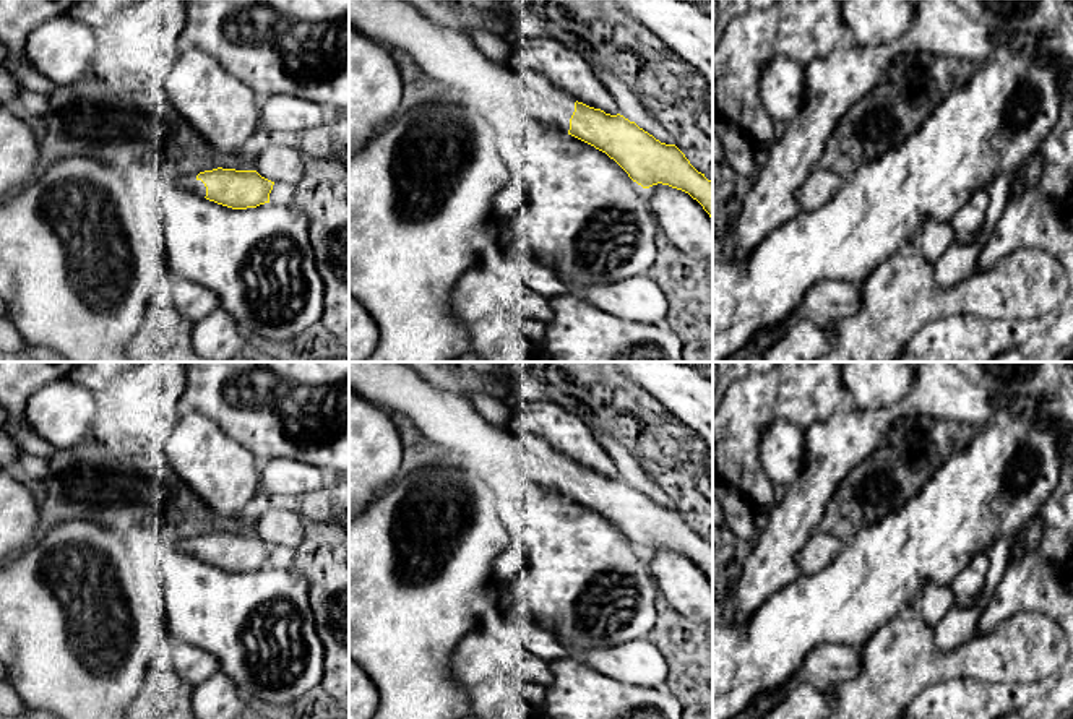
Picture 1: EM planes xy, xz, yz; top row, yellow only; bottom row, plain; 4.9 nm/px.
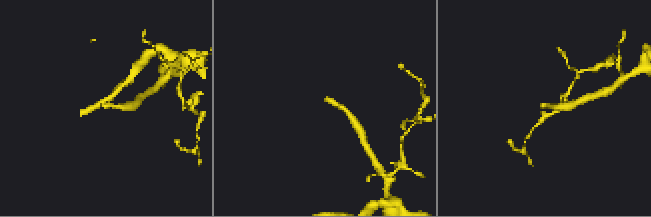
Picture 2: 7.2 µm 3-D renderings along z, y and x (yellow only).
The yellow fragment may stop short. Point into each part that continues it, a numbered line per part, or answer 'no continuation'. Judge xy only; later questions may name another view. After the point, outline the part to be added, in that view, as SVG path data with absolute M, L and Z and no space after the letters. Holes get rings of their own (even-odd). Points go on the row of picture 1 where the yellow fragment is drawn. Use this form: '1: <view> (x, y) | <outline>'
1: xy (189, 182) | M198 174L183 175L179 180L179 187L193 192L198 196L206 196L206 187L201 180L196 179Z

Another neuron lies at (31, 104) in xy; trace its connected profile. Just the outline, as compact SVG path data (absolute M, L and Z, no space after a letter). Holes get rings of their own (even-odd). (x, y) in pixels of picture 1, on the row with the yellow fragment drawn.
M21 89L16 99L16 107L28 117L41 117L50 110L50 102L47 96Z

